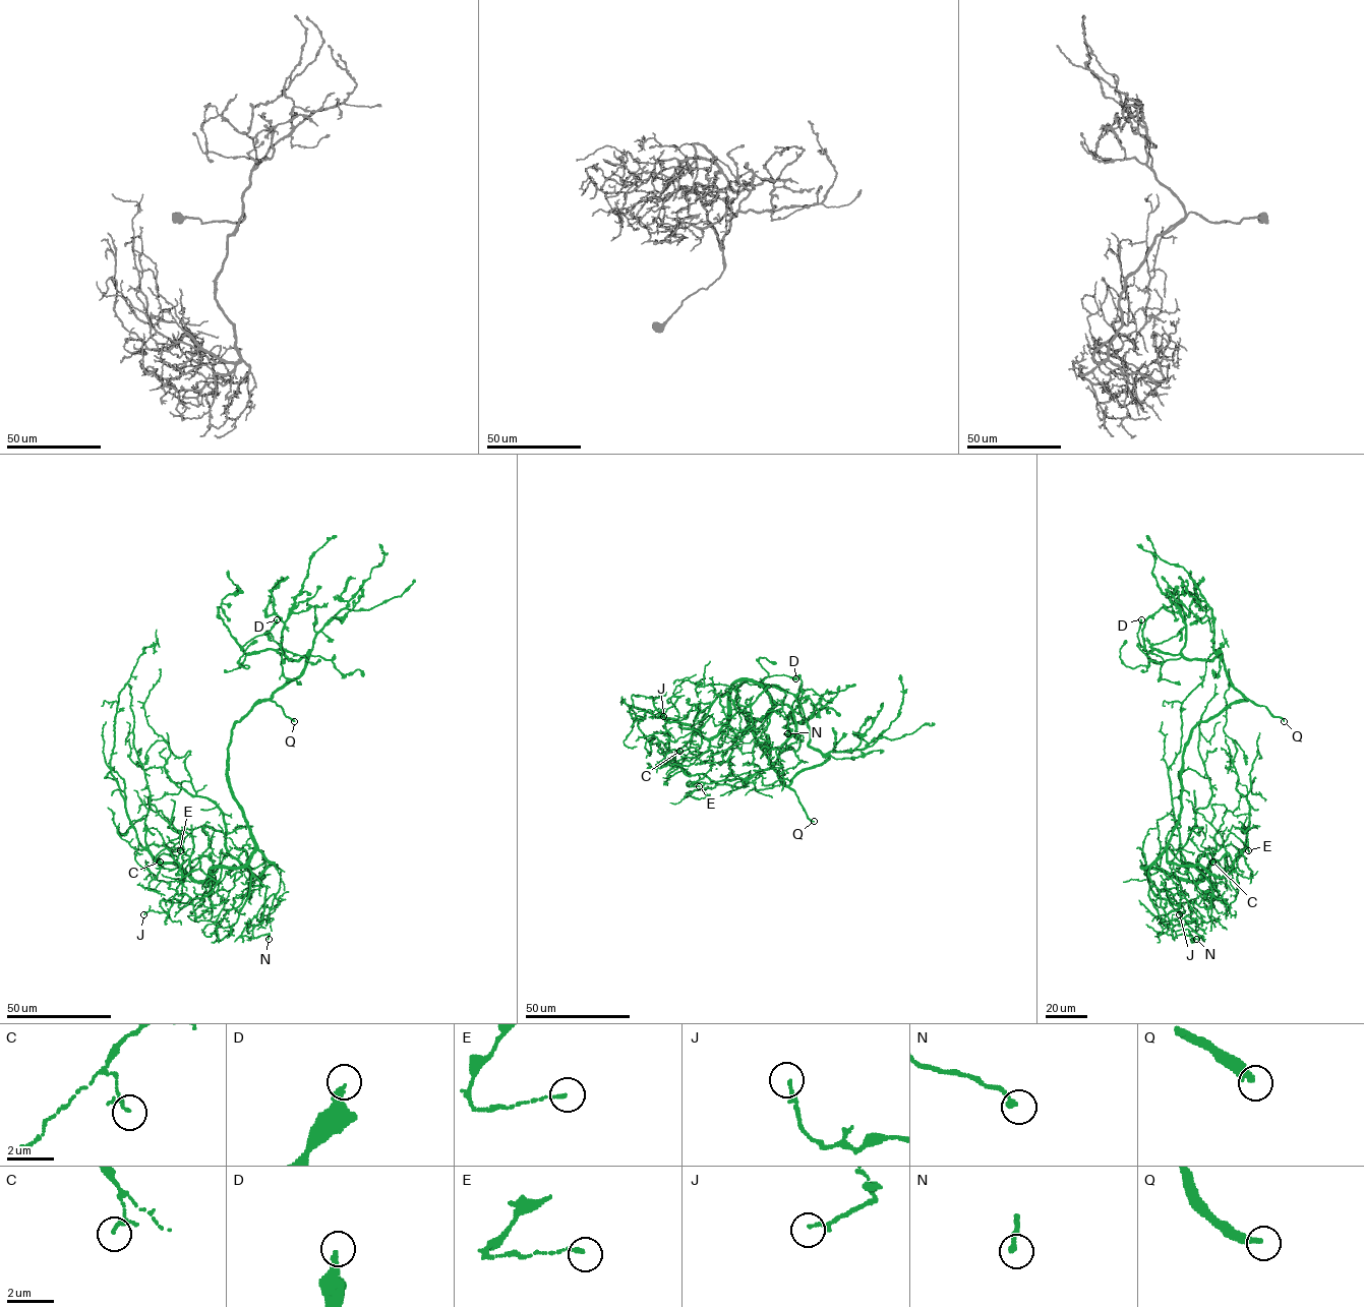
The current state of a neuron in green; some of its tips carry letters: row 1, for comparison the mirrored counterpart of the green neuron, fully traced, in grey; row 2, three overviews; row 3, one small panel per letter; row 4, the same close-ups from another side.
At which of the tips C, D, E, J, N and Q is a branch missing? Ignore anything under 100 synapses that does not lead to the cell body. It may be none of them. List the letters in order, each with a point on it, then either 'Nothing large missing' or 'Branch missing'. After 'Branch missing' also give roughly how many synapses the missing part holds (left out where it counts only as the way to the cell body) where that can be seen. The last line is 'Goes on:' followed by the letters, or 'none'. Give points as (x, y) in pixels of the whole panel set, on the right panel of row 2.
C: Place: (1212, 862). Nothing large missing
D: Place: (1141, 619). Nothing large missing
E: Place: (1248, 850). Nothing large missing
J: Place: (1179, 914). Nothing large missing
N: Place: (1196, 939). Nothing large missing
Q: Place: (1284, 721). Branch missing
Goes on: Q

